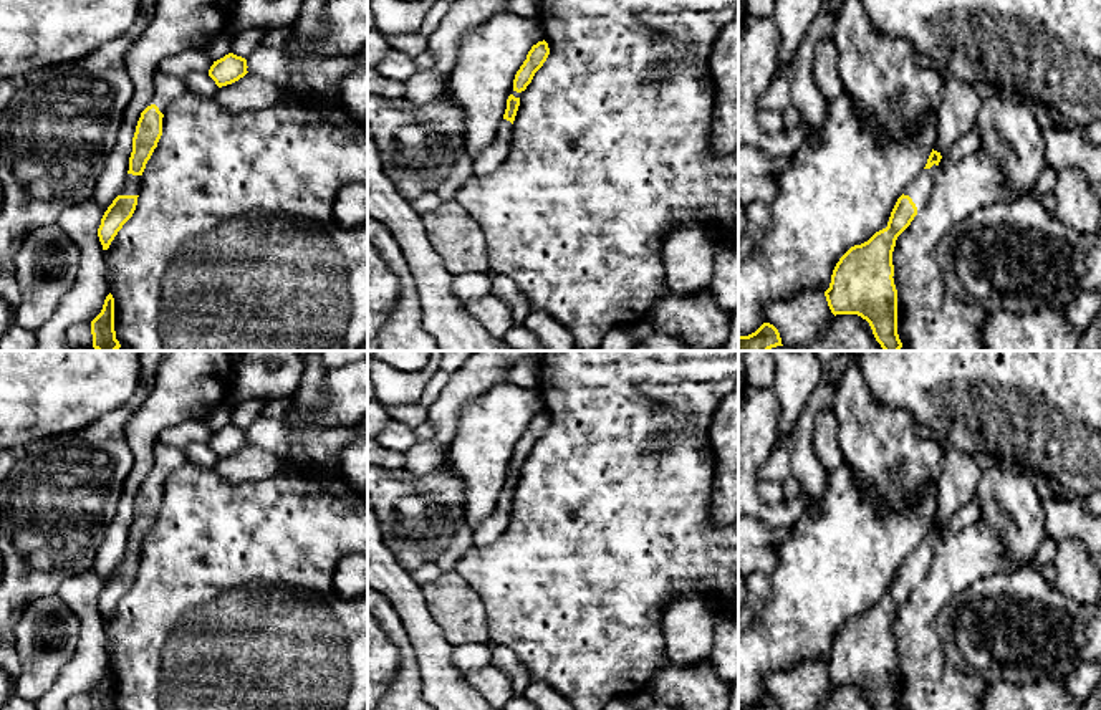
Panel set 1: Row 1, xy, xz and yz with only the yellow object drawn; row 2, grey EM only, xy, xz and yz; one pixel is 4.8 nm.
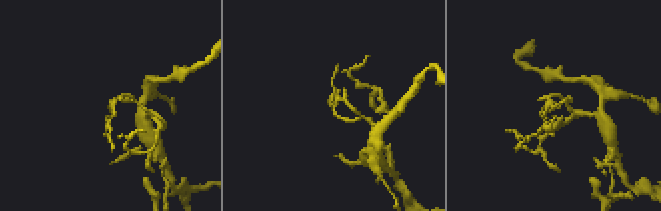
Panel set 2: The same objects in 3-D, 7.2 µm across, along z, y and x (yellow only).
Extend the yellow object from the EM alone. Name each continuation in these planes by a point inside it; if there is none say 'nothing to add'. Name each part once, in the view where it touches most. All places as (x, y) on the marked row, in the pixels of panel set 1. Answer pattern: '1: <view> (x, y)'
1: xy (166, 88)
2: yz (919, 191)

